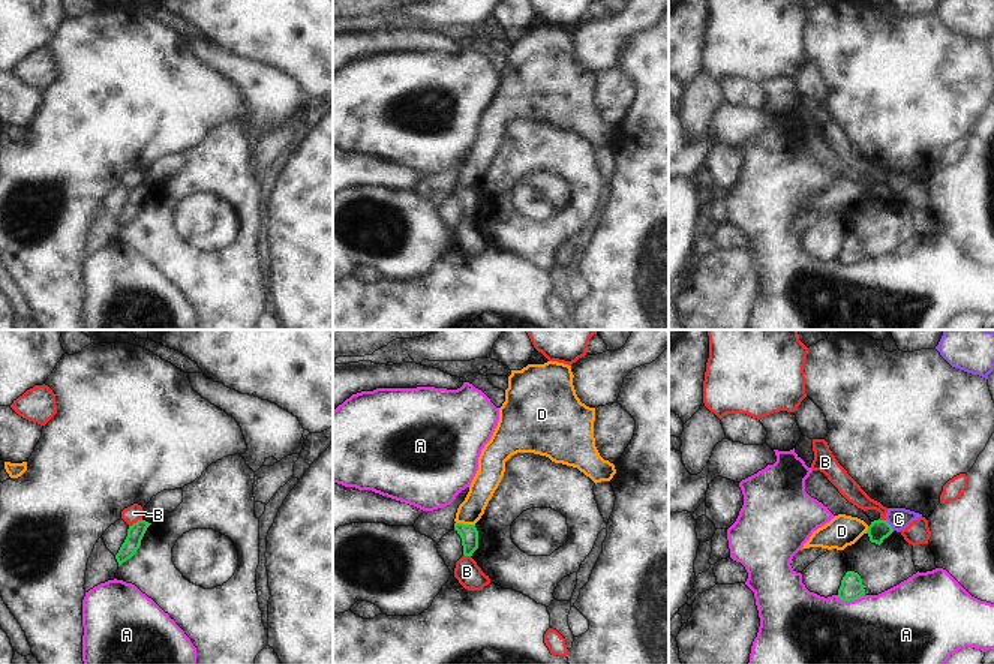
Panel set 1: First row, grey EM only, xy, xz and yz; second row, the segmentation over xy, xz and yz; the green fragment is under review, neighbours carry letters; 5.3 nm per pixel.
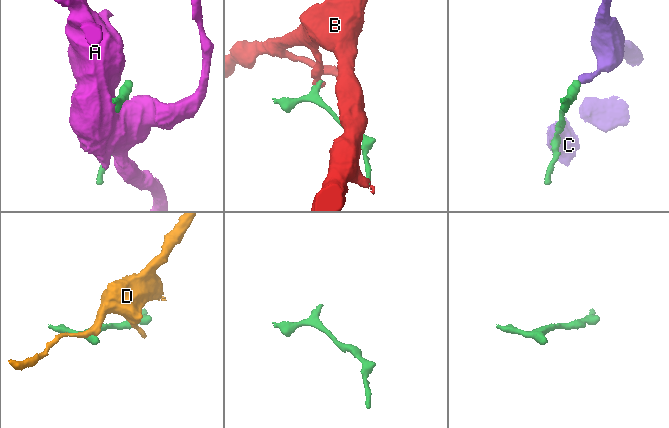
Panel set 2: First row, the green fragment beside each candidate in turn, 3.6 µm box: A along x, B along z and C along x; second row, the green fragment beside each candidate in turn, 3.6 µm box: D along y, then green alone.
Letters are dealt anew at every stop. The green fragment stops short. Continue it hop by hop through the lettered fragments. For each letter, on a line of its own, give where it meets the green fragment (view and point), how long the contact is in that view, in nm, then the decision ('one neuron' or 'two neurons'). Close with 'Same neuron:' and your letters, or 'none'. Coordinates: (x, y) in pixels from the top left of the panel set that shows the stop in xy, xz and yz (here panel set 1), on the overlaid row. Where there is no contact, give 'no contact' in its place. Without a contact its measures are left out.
A: meets green in yz at (849, 600); contact 160 nm long; two neurons
B: meets green in xy at (137, 522); contact 80 nm long; two neurons
C: meets green in yz at (889, 525); contact 80 nm long; two neurons
D: meets green in xz at (465, 525); contact 110 nm long; two neurons
Same neuron: none

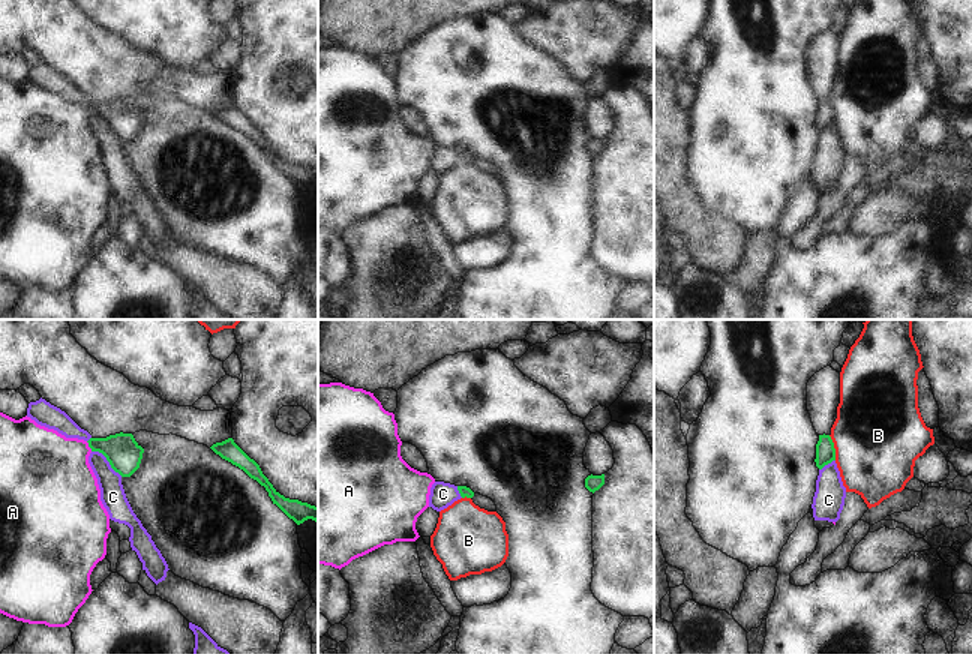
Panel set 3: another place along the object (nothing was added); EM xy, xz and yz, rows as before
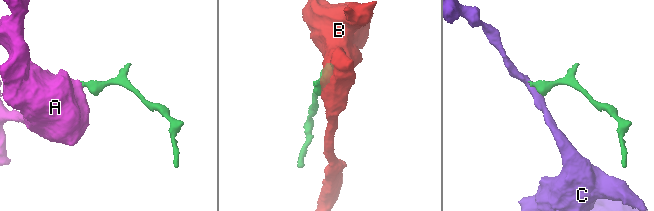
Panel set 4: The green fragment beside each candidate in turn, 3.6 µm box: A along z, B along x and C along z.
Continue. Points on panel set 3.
A: meets green in xy at (89, 446); contact 70 nm long; one neuron
B: meets green in yz at (833, 447); contact 140 nm long; two neurons
C: meets green in xy at (107, 459); contact 220 nm long; two neurons
Same neuron: A

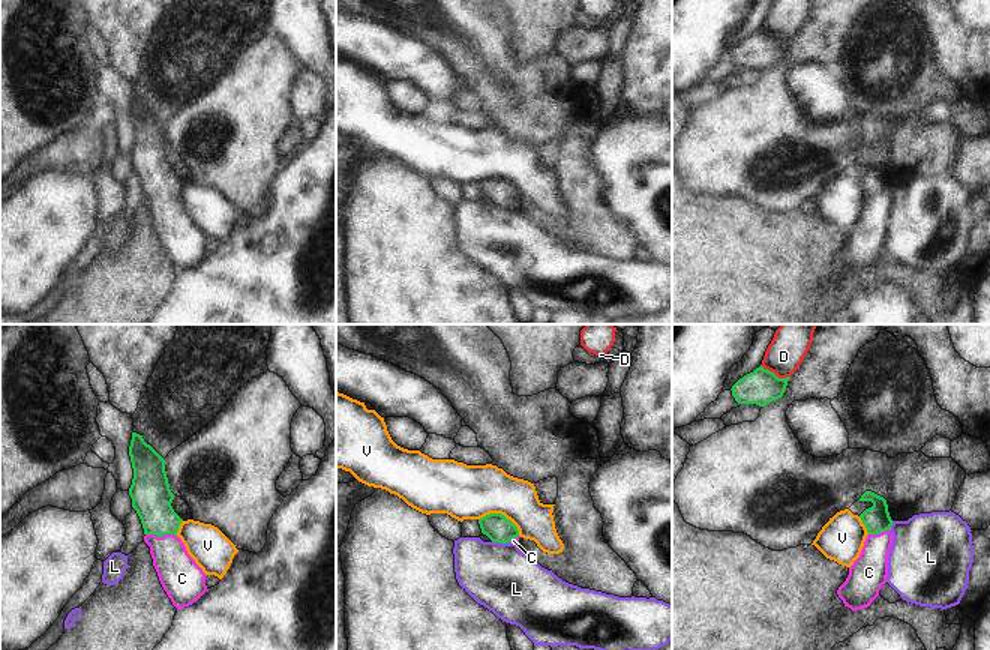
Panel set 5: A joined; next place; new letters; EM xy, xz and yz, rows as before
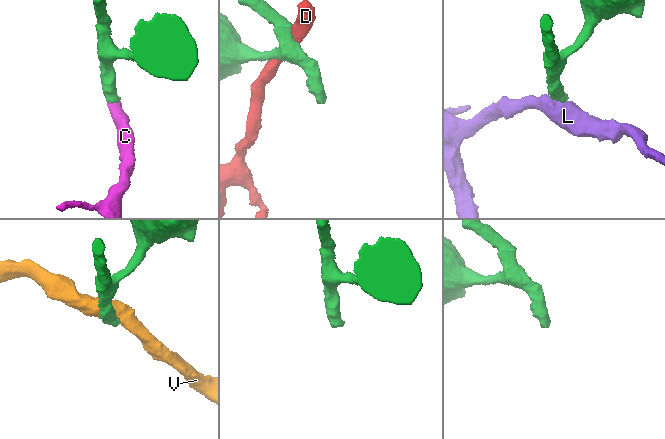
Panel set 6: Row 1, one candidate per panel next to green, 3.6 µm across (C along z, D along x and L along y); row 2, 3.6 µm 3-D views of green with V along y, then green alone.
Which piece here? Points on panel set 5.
C: meets green in xy at (161, 536); contact 170 nm long; one neuron
D: meets green in yz at (774, 374); contact 170 nm long; two neurons
L: meets green in xz at (501, 542); contact 100 nm long; two neurons
V: meets green in xz at (500, 514); contact 240 nm long; two neurons
Same neuron: C

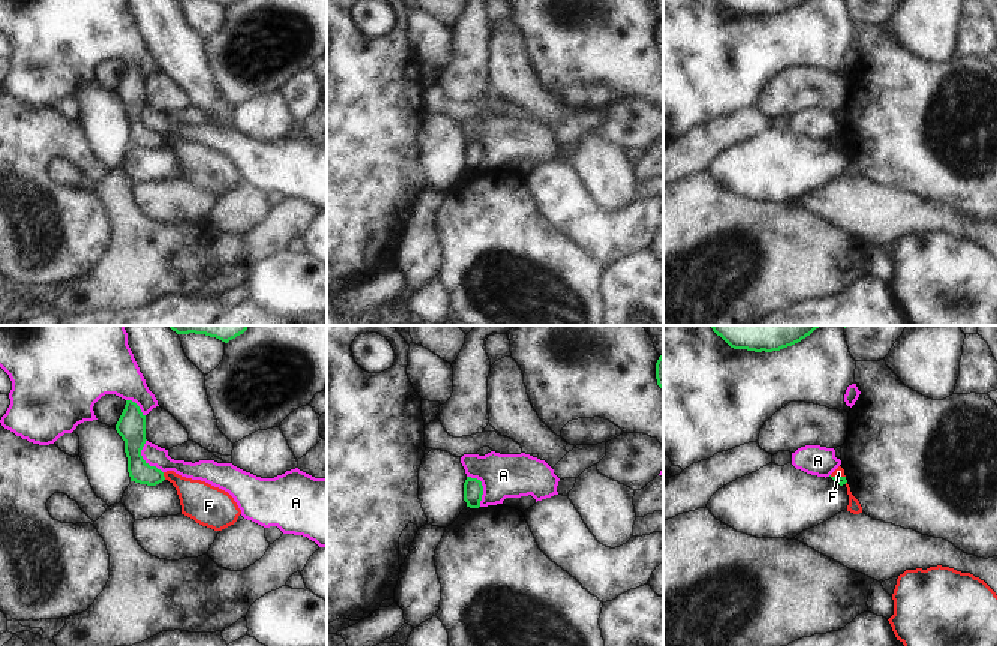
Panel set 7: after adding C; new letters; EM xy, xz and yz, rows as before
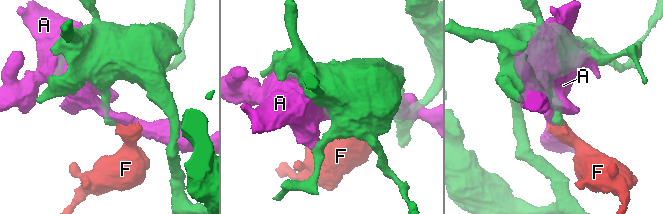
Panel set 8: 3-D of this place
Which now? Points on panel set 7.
A: meets green in xy at (143, 459); contact 200 nm long; two neurons
F: meets green in xy at (162, 475); contact 40 nm long; two neurons
Same neuron: none

